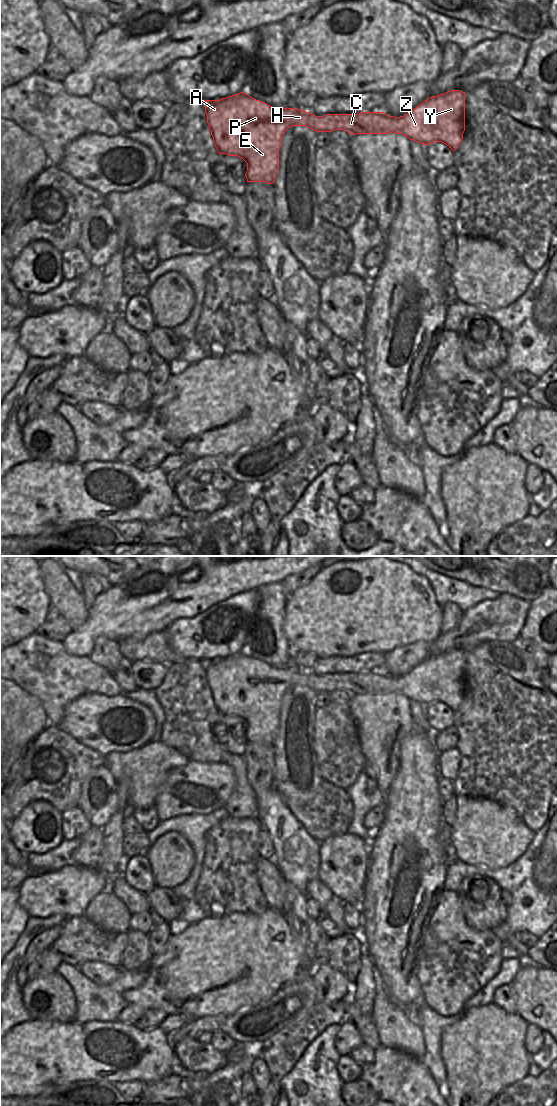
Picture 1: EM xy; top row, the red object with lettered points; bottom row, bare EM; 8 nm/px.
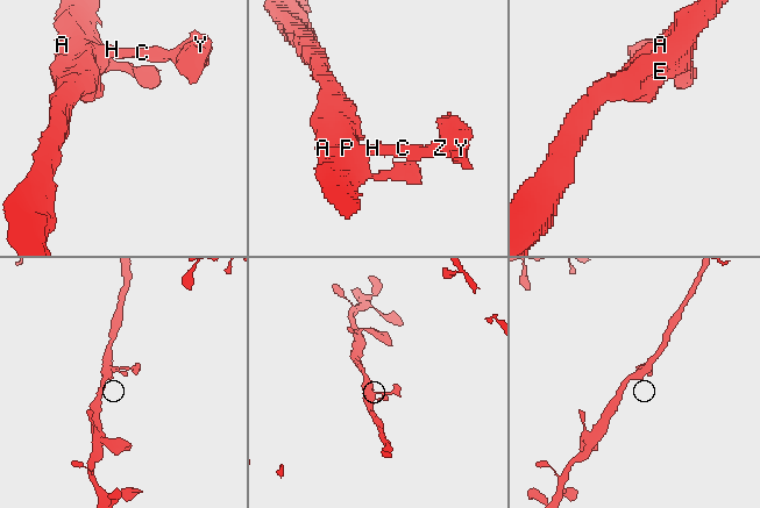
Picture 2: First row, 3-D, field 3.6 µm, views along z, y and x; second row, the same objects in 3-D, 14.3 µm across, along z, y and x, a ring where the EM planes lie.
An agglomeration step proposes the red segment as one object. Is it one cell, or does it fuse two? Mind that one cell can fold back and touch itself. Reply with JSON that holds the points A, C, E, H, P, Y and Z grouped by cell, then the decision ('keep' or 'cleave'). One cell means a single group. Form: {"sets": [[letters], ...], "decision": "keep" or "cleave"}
{"sets": [["A", "C", "E", "H", "P", "Y", "Z"]], "decision": "keep"}

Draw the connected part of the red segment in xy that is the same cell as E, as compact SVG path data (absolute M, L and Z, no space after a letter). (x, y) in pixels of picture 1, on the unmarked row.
M450 650L429 657L408 674L398 678L384 672L358 674L326 674L316 676L298 668L274 668L244 652L220 660L200 660L205 663L207 683L213 703L220 714L238 716L247 723L247 742L273 744L279 729L281 699L288 688L306 686L316 692L344 690L356 694L402 694L425 706L434 702L446 704L453 712L459 707L465 691L465 652Z

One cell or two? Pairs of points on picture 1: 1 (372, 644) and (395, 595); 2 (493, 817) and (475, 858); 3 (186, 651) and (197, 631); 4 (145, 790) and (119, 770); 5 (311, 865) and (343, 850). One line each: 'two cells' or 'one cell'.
1: one cell
2: one cell
3: one cell
4: one cell
5: two cells

